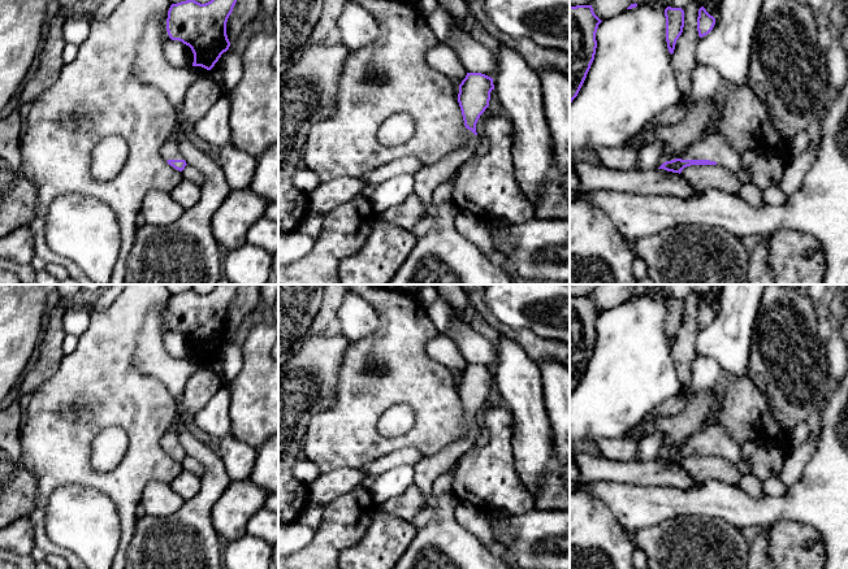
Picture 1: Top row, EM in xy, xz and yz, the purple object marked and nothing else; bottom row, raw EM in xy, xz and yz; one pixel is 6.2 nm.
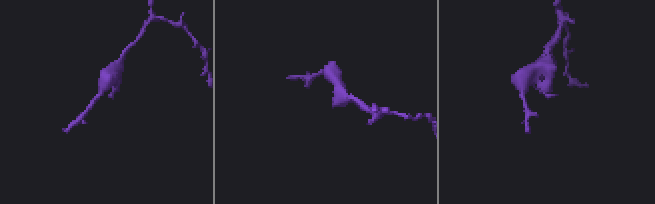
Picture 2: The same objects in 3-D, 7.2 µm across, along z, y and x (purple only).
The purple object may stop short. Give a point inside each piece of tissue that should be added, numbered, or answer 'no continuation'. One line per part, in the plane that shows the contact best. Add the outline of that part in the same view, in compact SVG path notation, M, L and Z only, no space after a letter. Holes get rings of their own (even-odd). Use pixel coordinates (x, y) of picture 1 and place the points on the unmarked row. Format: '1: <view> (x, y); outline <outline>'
1: yz (712, 438); outline M708 425L698 430L683 447L682 451L710 451L717 456L723 457L731 462L743 460L739 444L726 435L723 429L718 425Z

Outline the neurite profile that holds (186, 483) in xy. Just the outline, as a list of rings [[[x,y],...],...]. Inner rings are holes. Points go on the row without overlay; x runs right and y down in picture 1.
[[[182,470],[169,485],[178,495],[187,500],[198,494],[200,478],[187,470]]]

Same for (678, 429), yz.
[[[714,390],[695,394],[684,405],[683,411],[666,417],[658,417],[650,422],[641,421],[627,435],[643,439],[659,431],[663,435],[665,453],[669,448],[679,449],[698,430],[706,427],[713,418],[718,395]]]

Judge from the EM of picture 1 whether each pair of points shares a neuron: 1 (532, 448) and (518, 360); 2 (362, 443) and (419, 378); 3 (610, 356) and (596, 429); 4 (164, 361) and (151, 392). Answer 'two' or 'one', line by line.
1: one
2: one
3: one
4: two

